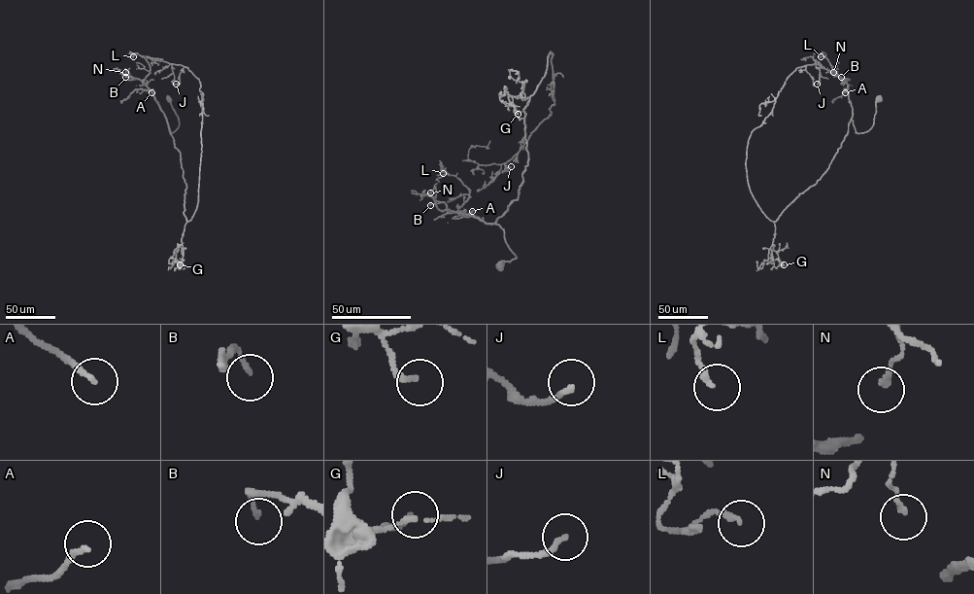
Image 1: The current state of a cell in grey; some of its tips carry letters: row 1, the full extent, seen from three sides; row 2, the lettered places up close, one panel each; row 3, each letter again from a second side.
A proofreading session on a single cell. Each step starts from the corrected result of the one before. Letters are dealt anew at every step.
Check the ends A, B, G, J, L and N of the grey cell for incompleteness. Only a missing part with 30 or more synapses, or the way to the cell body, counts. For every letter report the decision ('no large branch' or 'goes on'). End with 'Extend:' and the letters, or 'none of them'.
A: no large branch
B: no large branch
G: no large branch
J: no large branch
L: no large branch
N: no large branch
Extend: none of them

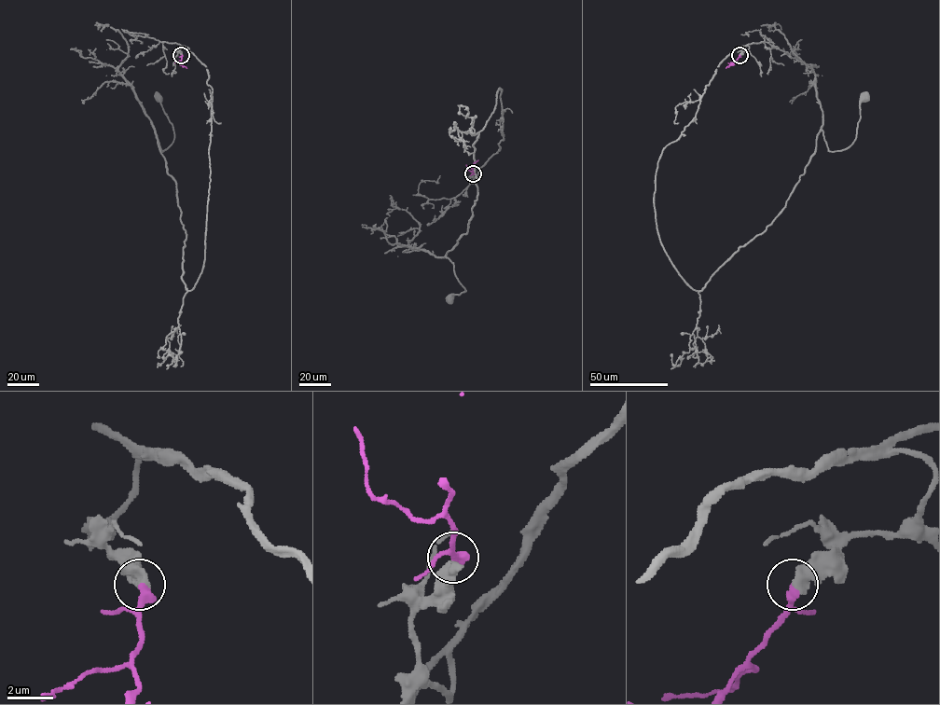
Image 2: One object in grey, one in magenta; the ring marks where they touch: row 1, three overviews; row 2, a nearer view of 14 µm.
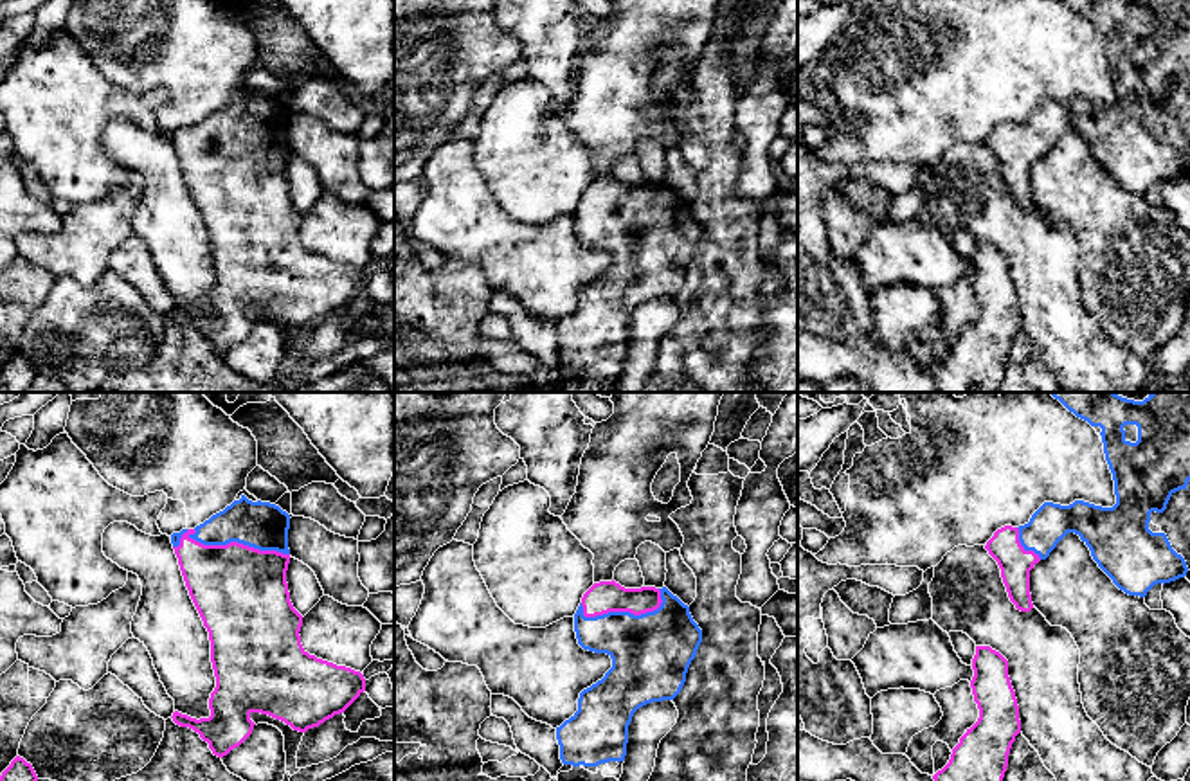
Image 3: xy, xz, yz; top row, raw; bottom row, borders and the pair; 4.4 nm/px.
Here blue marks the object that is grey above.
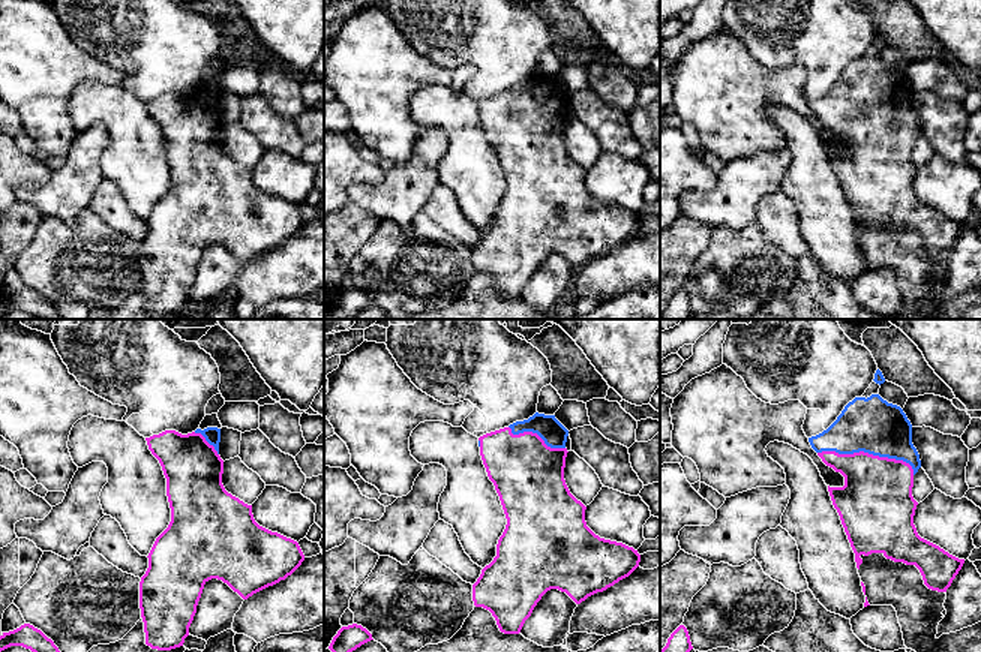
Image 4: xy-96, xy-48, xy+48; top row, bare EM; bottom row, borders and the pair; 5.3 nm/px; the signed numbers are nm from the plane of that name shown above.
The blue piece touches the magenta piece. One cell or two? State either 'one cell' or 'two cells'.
one cell

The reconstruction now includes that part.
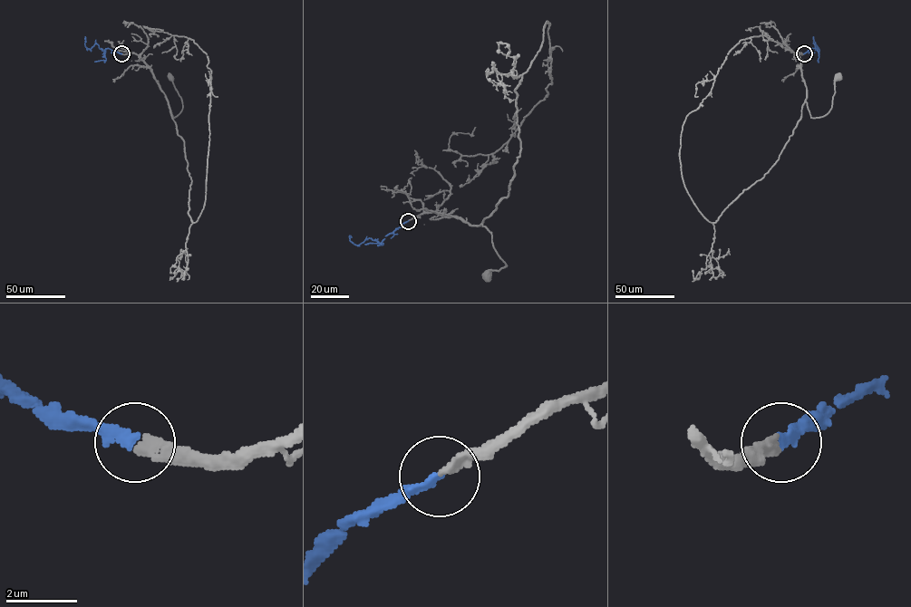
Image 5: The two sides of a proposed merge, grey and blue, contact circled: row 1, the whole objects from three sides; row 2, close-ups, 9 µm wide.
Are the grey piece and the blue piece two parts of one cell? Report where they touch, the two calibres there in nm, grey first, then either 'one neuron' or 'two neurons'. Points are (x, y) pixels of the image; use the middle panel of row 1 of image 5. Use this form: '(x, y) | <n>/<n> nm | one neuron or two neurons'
(408, 221) | 280/280 nm | one neuron

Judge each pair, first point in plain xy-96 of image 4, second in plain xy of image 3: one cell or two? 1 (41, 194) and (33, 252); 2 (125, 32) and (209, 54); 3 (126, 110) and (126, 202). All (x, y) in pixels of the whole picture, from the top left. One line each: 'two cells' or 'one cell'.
1: one cell
2: one cell
3: two cells

